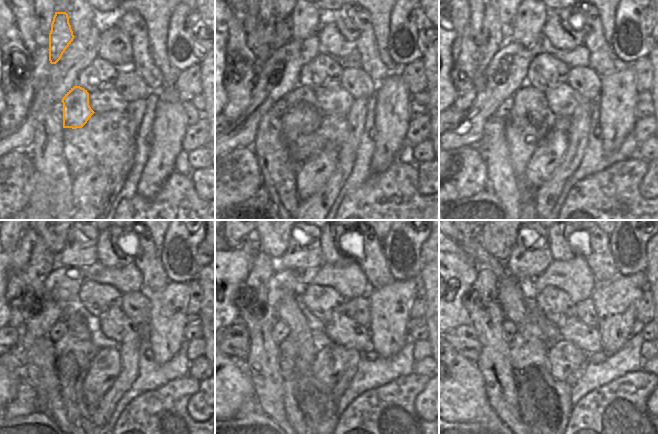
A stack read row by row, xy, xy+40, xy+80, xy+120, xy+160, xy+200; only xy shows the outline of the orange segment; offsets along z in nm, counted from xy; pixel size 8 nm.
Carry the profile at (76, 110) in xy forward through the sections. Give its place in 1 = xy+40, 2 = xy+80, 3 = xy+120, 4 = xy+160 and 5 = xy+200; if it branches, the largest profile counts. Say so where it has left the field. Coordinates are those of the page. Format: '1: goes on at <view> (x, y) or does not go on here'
1: goes on at xy+40 (303, 115)
2: goes on at xy+80 (529, 120)
3: goes on at xy+120 (71, 367)
4: goes on at xy+160 (297, 419)
5: goes on at xy+200 (525, 417)

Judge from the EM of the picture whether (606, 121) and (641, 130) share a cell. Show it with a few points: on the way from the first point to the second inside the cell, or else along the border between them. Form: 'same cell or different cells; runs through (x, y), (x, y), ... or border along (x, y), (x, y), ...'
different cells; border along (637, 120), (631, 132)

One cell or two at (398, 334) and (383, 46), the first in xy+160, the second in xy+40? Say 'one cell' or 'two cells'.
two cells

